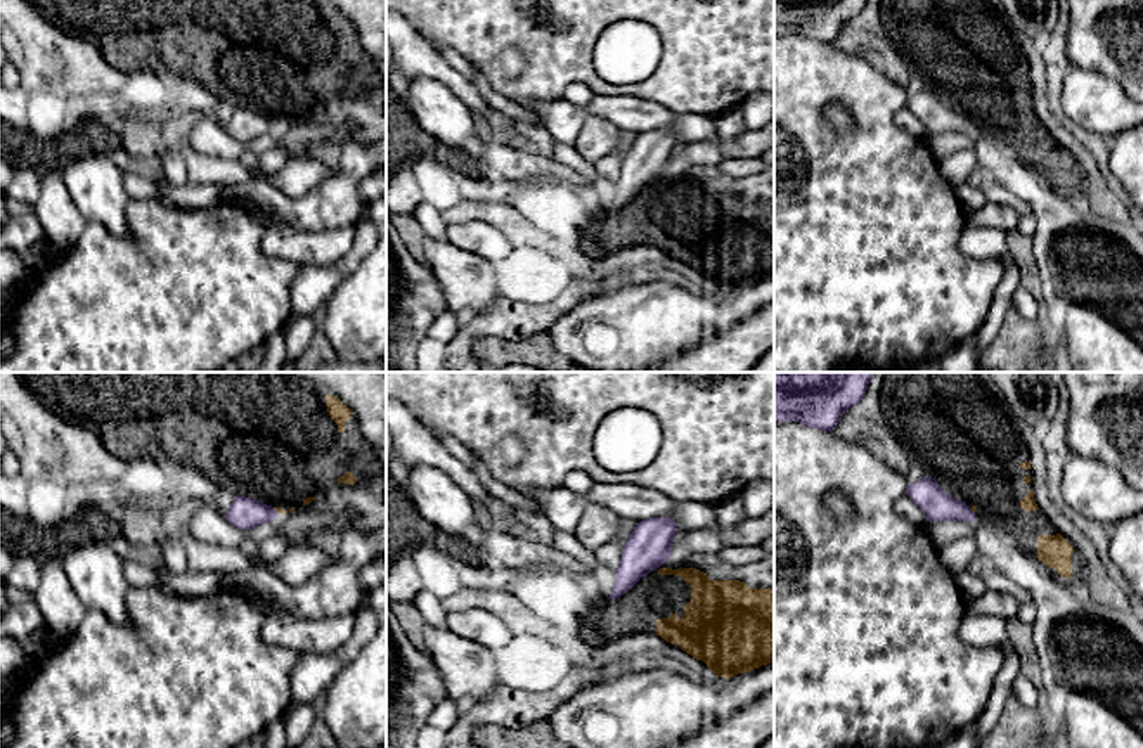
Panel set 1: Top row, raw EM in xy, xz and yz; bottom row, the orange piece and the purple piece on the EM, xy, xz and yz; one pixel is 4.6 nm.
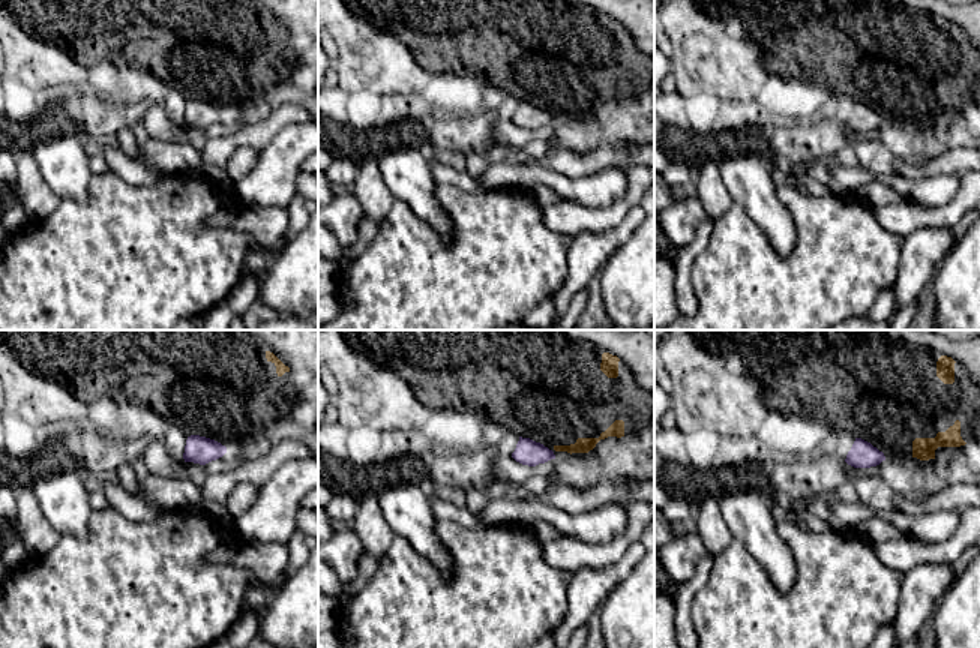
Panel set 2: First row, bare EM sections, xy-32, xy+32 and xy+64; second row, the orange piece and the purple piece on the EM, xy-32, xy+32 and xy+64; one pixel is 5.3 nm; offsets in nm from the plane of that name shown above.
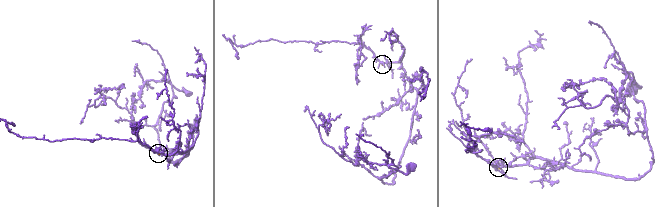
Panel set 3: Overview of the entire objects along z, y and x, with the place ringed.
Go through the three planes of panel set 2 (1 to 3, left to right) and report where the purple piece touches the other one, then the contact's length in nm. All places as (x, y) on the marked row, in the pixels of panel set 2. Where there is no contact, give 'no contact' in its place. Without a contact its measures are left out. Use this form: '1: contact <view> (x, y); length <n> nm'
1: no contact
2: no contact
3: no contact

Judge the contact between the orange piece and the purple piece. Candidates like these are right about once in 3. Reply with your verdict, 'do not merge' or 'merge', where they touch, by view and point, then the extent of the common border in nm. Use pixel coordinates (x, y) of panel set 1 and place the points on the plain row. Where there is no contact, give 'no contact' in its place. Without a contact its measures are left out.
do not merge | xy (276, 122) | 50 nm

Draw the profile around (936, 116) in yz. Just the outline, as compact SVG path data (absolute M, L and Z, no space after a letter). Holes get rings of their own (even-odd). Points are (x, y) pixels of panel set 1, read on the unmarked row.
M932 88L906 97L906 107L921 119L927 133L977 133L970 118L946 106Z

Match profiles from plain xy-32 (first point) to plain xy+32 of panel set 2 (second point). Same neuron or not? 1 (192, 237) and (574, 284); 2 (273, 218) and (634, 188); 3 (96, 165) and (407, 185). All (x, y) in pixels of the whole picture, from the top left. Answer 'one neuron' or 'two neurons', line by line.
1: two neurons
2: one neuron
3: two neurons

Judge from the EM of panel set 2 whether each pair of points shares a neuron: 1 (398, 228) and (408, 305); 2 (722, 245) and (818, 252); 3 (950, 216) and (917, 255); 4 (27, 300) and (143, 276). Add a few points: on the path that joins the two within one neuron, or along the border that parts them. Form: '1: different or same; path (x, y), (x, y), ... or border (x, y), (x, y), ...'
1: same; path (405, 248), (407, 285)
2: same; path (746, 264), (794, 264)
3: different; border (964, 215), (952, 227), (917, 228), (905, 239)
4: same; path (56, 300), (83, 300), (99, 284), (114, 276)

